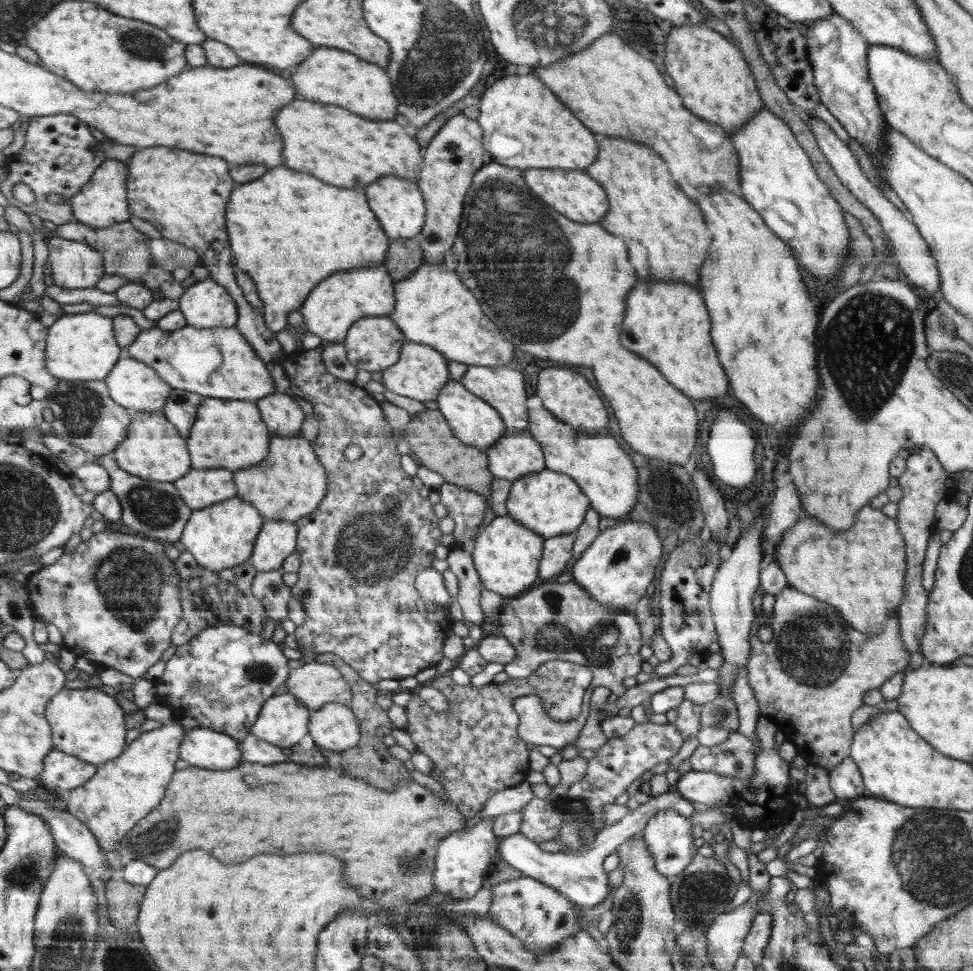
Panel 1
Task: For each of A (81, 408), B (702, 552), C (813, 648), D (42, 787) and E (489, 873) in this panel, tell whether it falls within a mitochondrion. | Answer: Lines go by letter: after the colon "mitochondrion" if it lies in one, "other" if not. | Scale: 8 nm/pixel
A: mitochondrion
B: mitochondrion
C: mitochondrion
D: other
E: other

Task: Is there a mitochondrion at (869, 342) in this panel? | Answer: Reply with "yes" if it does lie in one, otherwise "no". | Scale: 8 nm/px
yes

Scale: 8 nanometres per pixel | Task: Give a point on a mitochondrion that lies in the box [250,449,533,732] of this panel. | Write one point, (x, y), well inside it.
(376, 553)

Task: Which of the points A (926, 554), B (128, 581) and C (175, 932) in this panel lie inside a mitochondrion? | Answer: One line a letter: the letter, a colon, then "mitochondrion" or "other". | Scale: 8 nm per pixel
A: other
B: mitochondrion
C: other

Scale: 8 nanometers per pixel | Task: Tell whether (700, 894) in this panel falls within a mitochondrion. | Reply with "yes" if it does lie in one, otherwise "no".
yes

